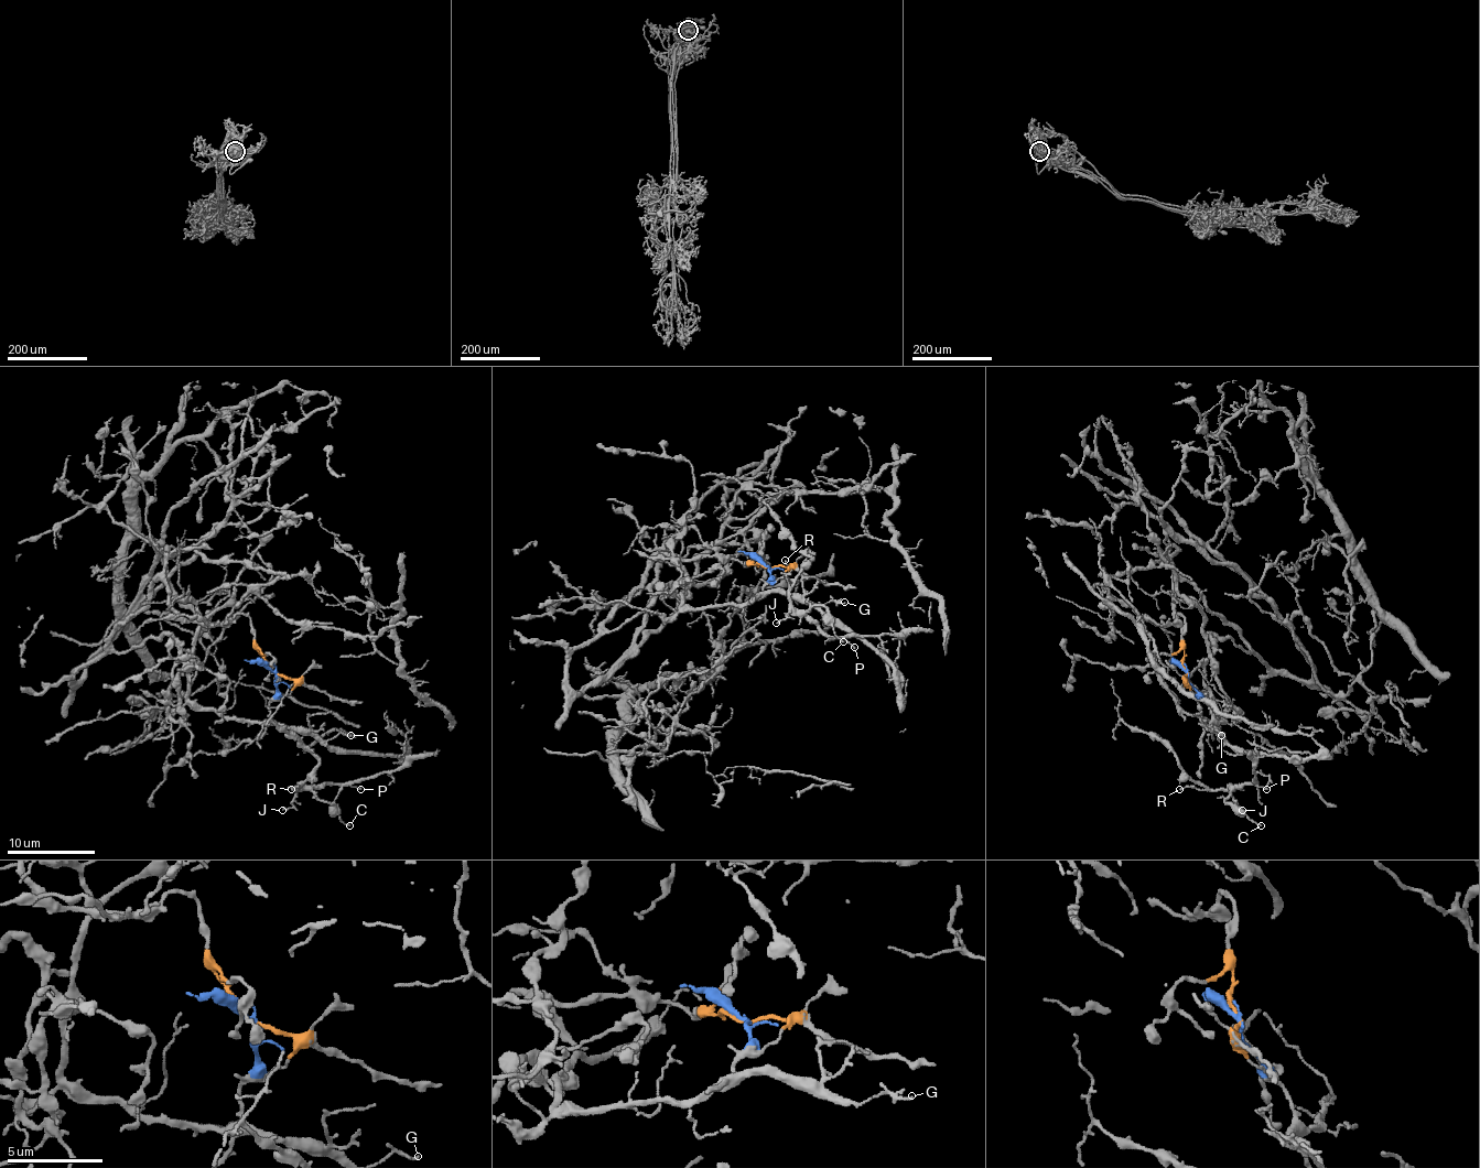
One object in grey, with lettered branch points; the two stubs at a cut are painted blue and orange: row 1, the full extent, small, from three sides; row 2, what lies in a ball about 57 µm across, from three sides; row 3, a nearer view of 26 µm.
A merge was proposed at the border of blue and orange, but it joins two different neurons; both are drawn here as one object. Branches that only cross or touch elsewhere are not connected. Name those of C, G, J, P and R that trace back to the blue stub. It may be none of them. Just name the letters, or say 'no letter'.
C, G, J, P, R

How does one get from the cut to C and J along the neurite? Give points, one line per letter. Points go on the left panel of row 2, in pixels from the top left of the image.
C: (271, 669), (273, 720), (309, 728), (342, 750), (401, 755), (406, 748), (401, 766), (313, 788), (350, 825)
J: (271, 669), (273, 720), (342, 750), (406, 748), (401, 766), (317, 783), (282, 810)

